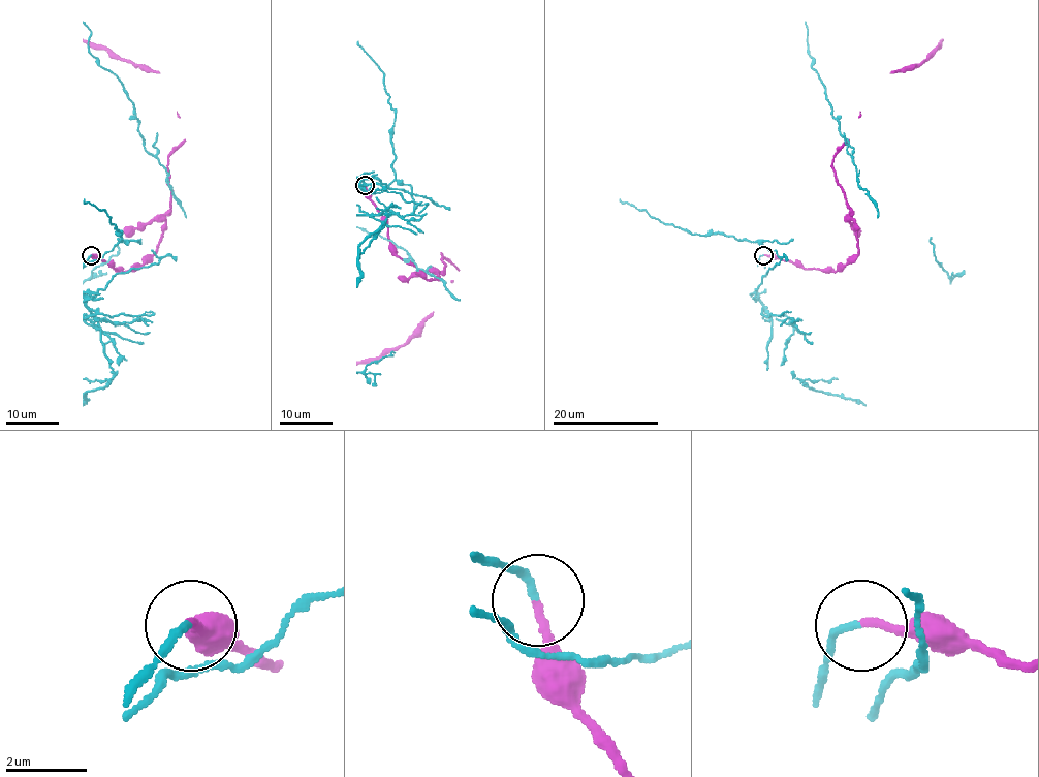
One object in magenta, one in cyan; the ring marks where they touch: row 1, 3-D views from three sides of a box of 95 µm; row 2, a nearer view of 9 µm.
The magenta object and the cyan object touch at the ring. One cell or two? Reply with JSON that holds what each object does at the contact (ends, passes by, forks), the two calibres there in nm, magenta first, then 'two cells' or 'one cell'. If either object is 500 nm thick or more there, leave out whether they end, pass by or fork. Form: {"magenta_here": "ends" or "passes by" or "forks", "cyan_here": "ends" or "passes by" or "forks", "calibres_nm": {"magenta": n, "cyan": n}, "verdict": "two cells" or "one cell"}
{"magenta_here": "ends", "cyan_here": "ends", "calibres_nm": {"magenta": 190, "cyan": 170}, "verdict": "two cells"}

